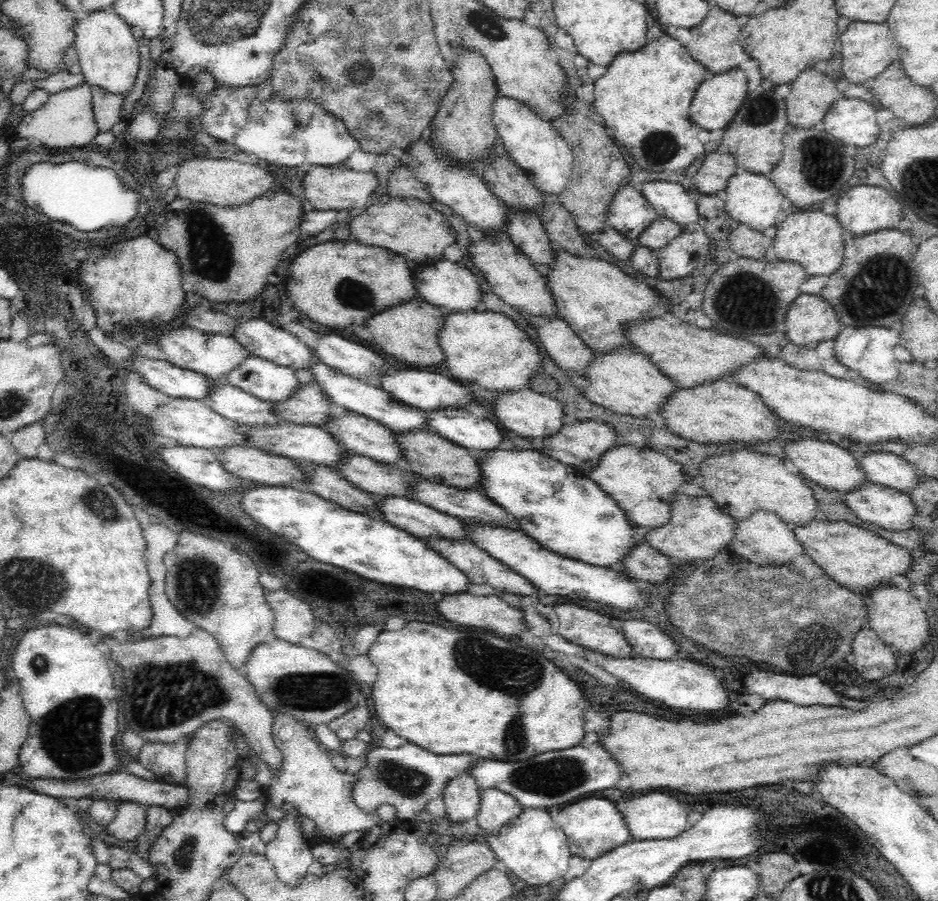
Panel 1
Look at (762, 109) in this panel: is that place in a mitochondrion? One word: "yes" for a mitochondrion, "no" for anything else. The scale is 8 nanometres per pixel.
yes

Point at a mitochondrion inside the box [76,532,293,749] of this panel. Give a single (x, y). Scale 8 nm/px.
(178, 691)

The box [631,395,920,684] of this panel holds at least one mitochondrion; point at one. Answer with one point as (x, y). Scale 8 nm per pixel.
(829, 637)

